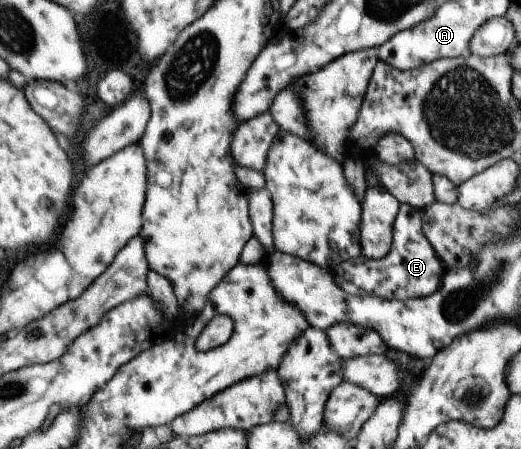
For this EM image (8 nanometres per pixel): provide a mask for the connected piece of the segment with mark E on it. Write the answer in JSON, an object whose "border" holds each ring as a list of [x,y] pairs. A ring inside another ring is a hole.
{"border":[[[399,203],[393,221],[392,245],[386,257],[366,259],[362,254],[346,259],[330,269],[332,281],[348,295],[376,296],[384,299],[414,299],[428,297],[438,289],[445,267],[435,255],[421,228],[423,211]]]}

